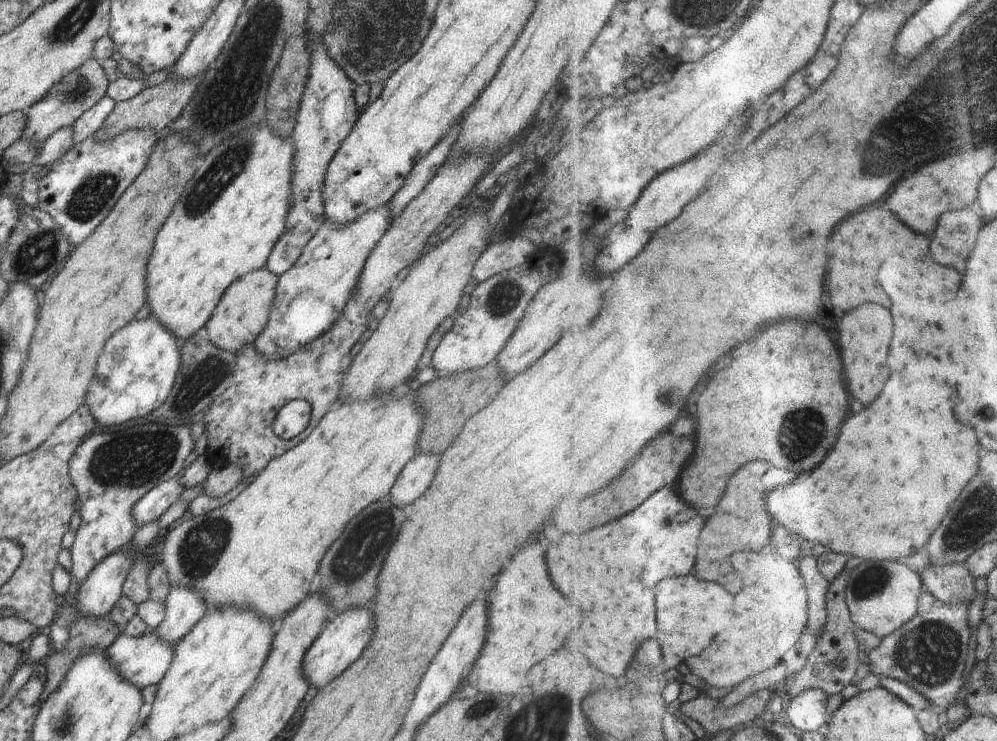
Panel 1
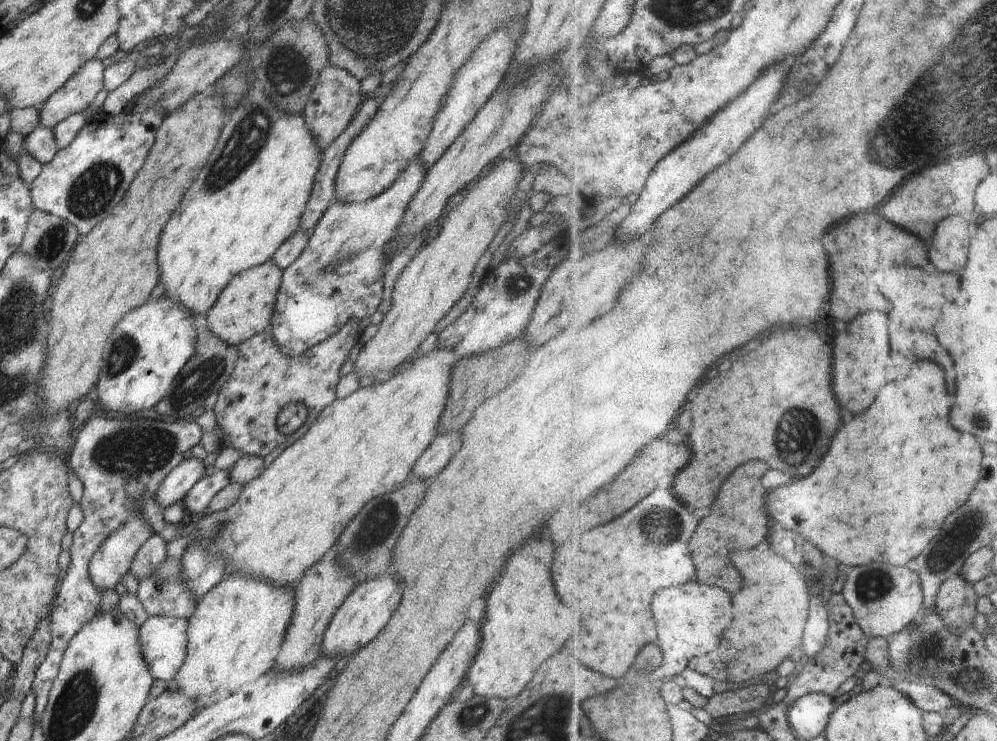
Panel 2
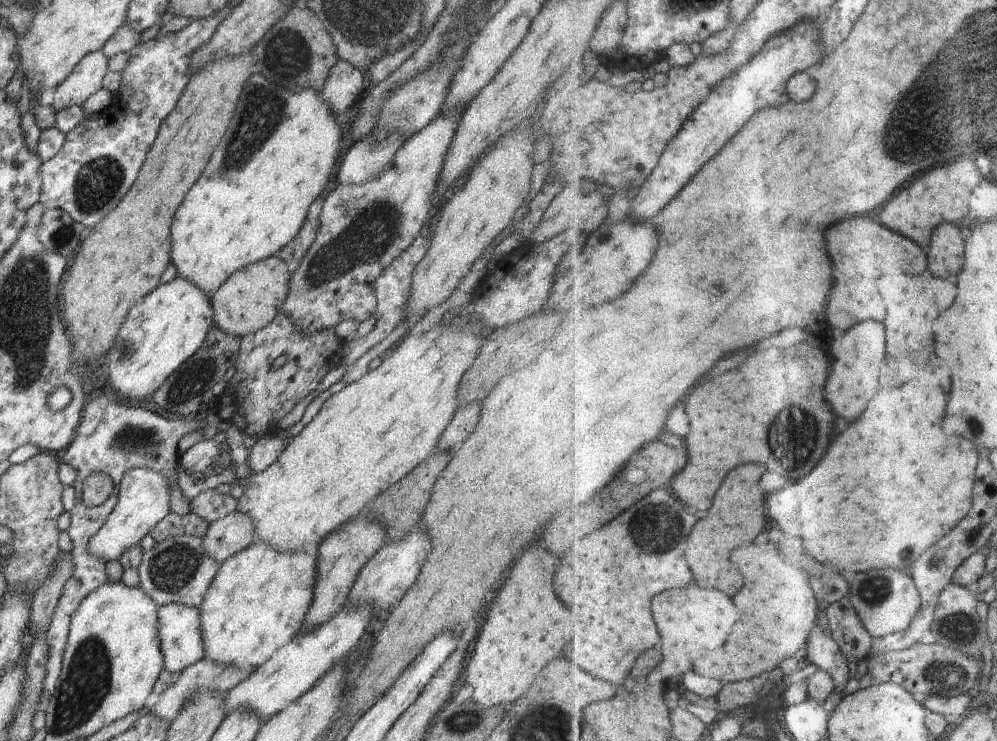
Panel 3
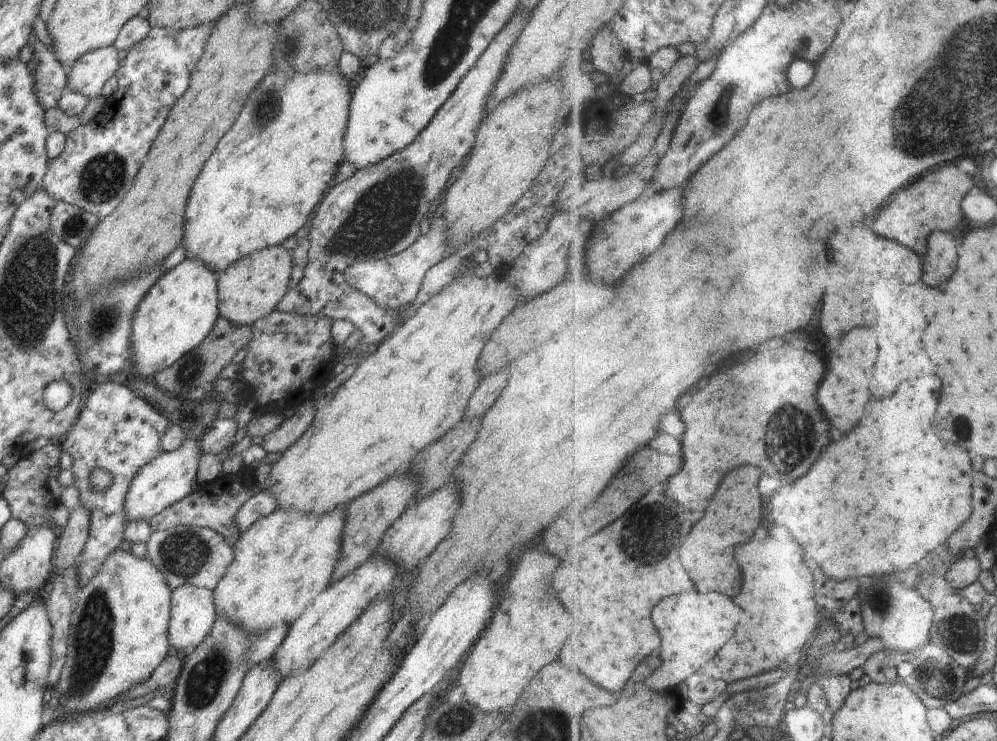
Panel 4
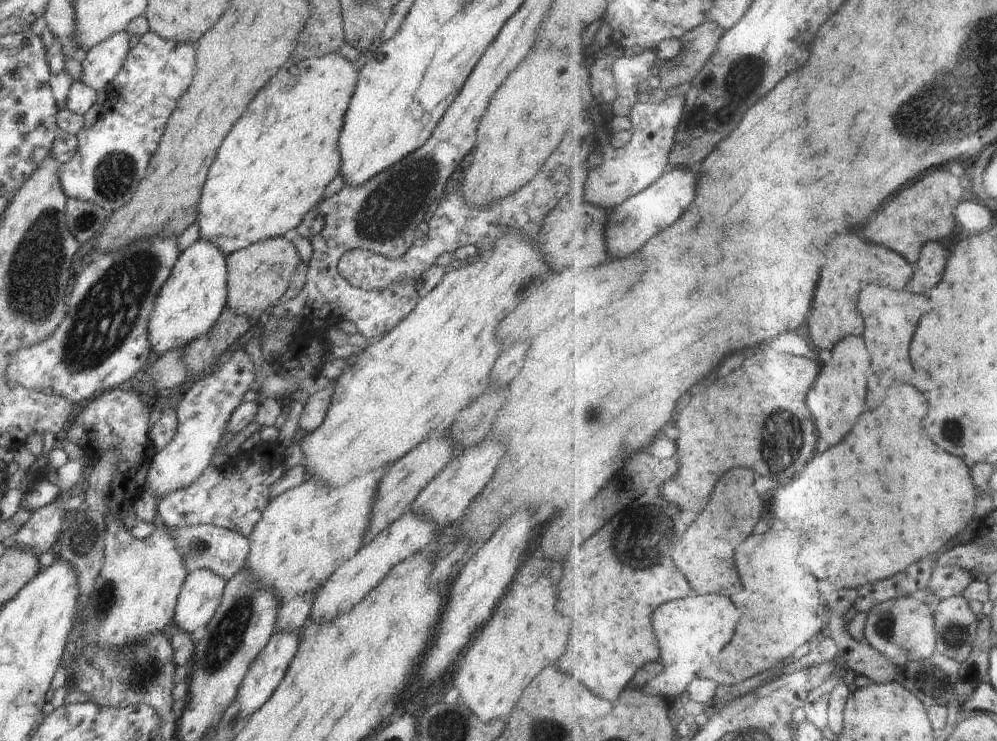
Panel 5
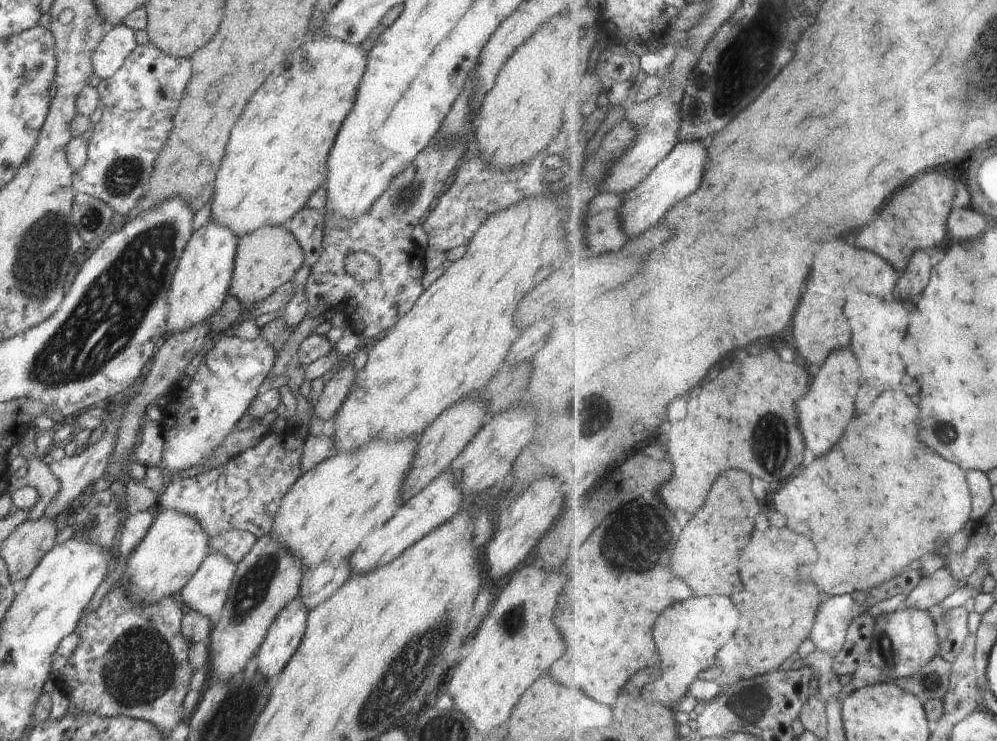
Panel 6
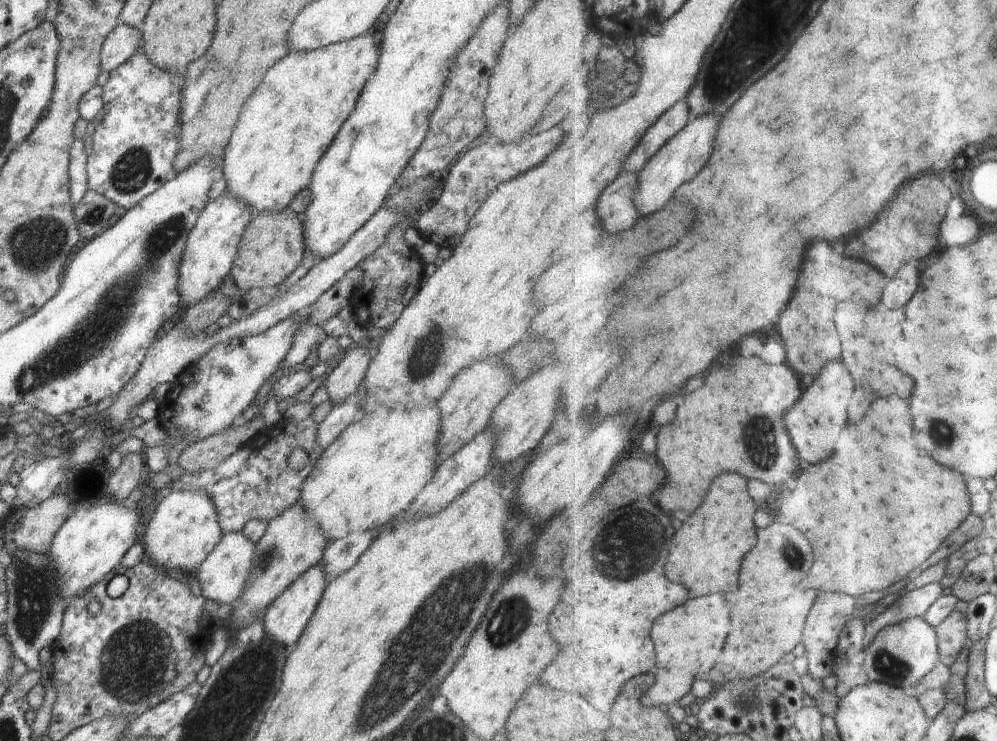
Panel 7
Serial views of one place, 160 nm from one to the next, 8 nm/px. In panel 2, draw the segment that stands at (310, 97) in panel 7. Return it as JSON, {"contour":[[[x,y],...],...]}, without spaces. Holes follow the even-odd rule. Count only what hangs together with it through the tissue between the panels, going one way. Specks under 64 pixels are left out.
{"contour":[[[254,86],[232,112],[230,122],[224,126],[222,136],[194,180],[194,186],[184,194],[178,210],[160,234],[158,268],[168,298],[174,298],[194,314],[204,317],[234,276],[271,261],[278,248],[301,226],[322,158],[323,151],[316,146],[316,138],[303,114],[276,110],[276,104]]]}

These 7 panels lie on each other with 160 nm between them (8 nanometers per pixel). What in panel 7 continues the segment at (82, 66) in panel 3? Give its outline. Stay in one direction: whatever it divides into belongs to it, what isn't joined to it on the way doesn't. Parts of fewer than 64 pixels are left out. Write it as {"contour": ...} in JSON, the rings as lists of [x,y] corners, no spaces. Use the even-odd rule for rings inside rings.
{"contour":[[[118,24],[104,39],[100,53],[101,70],[112,72],[124,64],[142,44],[141,31],[128,25]]]}

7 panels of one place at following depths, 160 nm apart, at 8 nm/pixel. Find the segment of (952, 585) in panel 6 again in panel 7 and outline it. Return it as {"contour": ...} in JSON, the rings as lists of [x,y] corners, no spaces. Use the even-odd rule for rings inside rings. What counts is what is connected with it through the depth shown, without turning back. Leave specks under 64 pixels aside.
{"contour":[[[940,582],[909,591],[898,598],[896,604],[893,604],[890,610],[886,610],[886,614],[882,614],[882,618],[878,618],[872,624],[872,632],[878,634],[880,630],[884,630],[890,624],[900,624],[914,616],[916,618],[926,616],[926,613],[943,594],[944,586]]]}

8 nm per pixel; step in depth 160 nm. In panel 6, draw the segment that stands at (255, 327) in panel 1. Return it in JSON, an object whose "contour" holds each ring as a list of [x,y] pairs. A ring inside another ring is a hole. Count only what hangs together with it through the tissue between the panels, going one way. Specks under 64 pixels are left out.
{"contour":[[[284,225],[260,227],[238,239],[229,294],[244,304],[246,310],[254,308],[283,284],[292,281],[304,262],[302,247]]]}

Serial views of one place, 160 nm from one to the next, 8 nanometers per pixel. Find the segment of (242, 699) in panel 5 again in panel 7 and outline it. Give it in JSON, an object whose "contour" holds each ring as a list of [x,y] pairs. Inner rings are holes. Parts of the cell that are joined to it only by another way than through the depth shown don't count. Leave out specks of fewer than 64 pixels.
{"contour":[[[319,564],[301,574],[278,598],[275,598],[267,606],[263,614],[265,636],[281,647],[291,649],[304,632],[310,618],[312,618],[327,582],[328,578],[324,576]]]}

